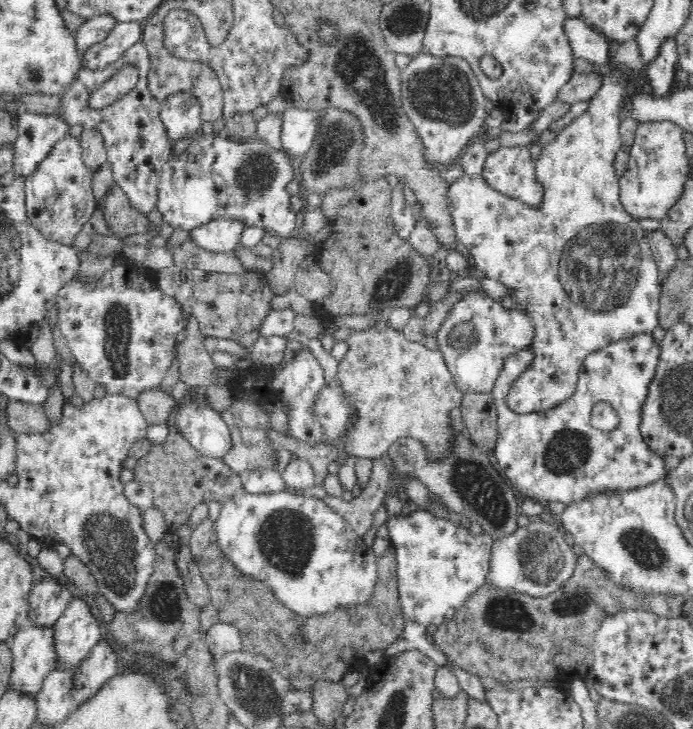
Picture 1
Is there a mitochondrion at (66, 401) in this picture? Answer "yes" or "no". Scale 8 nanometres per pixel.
no

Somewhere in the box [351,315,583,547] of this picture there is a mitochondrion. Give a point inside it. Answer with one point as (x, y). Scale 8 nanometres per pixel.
(480, 491)

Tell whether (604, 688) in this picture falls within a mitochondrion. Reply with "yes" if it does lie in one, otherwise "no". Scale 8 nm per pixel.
no

